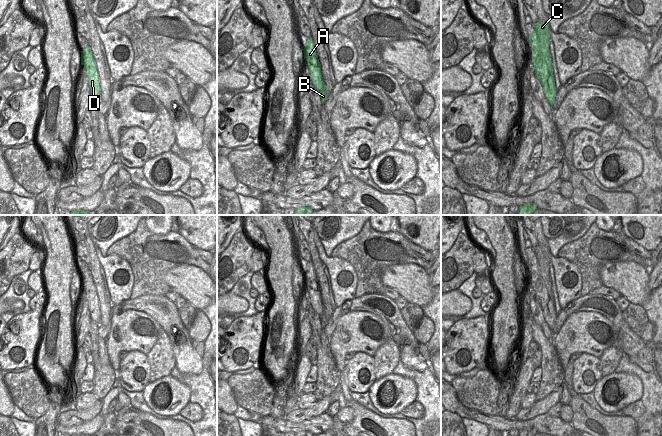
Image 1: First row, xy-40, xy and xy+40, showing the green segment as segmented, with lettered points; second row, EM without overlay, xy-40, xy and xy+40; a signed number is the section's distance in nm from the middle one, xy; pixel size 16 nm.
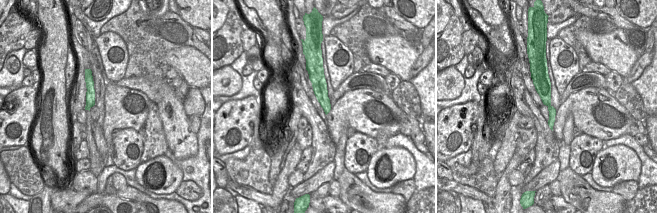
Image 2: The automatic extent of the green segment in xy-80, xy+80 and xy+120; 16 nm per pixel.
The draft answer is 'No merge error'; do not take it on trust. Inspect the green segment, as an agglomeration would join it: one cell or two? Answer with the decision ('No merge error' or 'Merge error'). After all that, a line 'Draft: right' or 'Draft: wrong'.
Merge error.
Draft: wrong

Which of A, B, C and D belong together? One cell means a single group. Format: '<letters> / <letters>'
A D / B C

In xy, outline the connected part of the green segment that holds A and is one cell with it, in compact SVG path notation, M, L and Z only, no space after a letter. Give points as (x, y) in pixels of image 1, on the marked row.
M307 37L306 47L303 49L303 51L304 59L307 61L309 68L310 82L318 91L321 91L323 88L323 77L320 66L315 66L318 60L312 37Z

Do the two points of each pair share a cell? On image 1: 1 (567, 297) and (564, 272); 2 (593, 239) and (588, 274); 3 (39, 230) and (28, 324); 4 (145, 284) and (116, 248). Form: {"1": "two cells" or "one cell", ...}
{"1": "one cell", "2": "one cell", "3": "two cells", "4": "one cell"}

